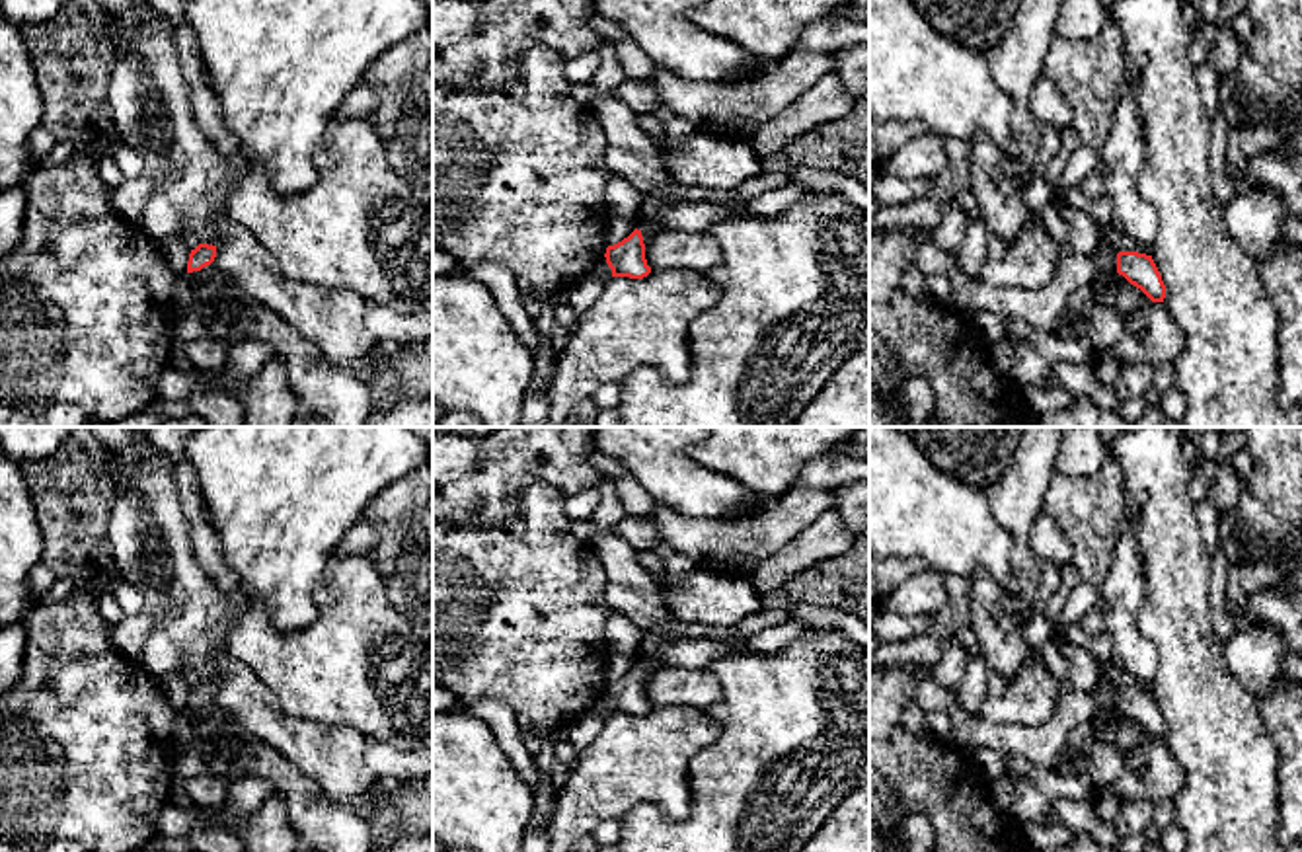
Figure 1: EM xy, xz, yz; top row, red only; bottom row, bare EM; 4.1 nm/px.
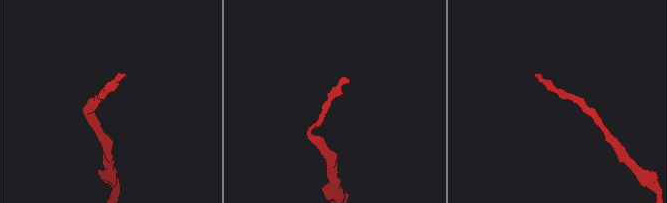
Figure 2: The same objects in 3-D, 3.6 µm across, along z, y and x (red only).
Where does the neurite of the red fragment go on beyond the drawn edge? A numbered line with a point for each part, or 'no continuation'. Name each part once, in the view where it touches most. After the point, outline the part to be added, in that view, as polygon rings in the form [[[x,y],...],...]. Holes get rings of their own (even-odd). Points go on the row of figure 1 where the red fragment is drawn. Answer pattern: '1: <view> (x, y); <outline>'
no continuation

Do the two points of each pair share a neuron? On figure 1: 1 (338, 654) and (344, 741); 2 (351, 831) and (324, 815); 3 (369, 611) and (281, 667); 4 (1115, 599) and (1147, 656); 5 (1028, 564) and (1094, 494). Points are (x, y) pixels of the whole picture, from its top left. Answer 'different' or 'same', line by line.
1: different
2: same
3: same
4: same
5: different

